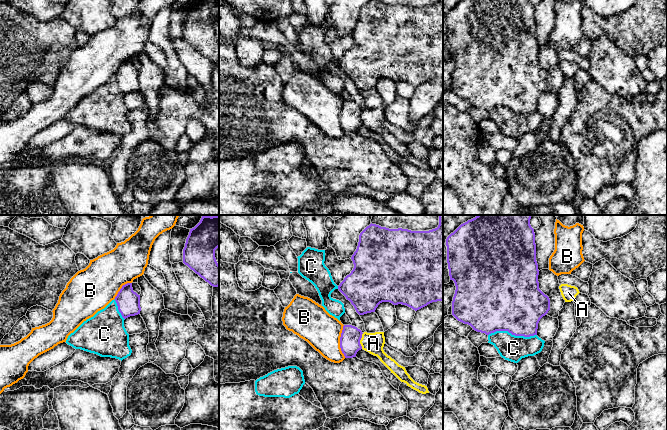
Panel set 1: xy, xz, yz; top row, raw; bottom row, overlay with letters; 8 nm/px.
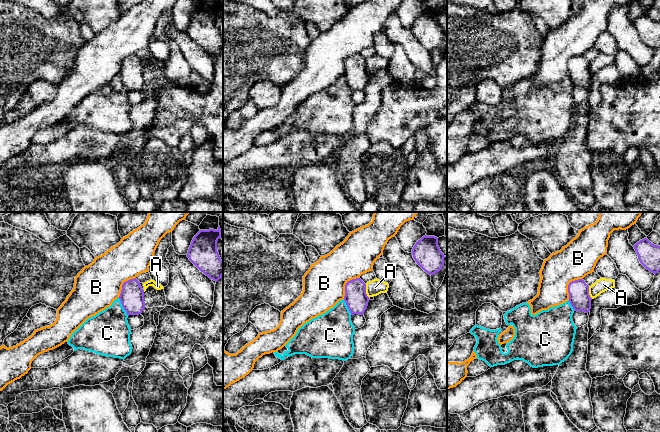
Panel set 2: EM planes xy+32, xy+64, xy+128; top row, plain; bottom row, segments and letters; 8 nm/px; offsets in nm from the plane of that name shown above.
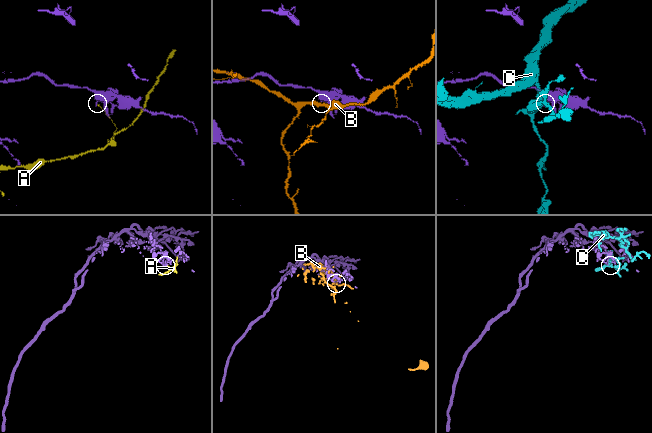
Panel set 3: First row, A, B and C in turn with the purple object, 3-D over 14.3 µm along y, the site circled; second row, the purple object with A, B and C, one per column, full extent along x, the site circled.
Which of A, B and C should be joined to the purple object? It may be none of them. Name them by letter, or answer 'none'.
none

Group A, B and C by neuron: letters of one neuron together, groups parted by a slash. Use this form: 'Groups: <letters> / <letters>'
Groups: A / B / C

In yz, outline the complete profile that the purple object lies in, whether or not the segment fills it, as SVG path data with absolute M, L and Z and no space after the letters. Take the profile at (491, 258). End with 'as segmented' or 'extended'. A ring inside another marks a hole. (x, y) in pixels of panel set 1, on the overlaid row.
M477 215L447 237L449 276L456 286L452 315L458 321L486 335L496 331L537 335L540 319L550 310L550 299L539 289L530 219L531 215Z; as segmented

